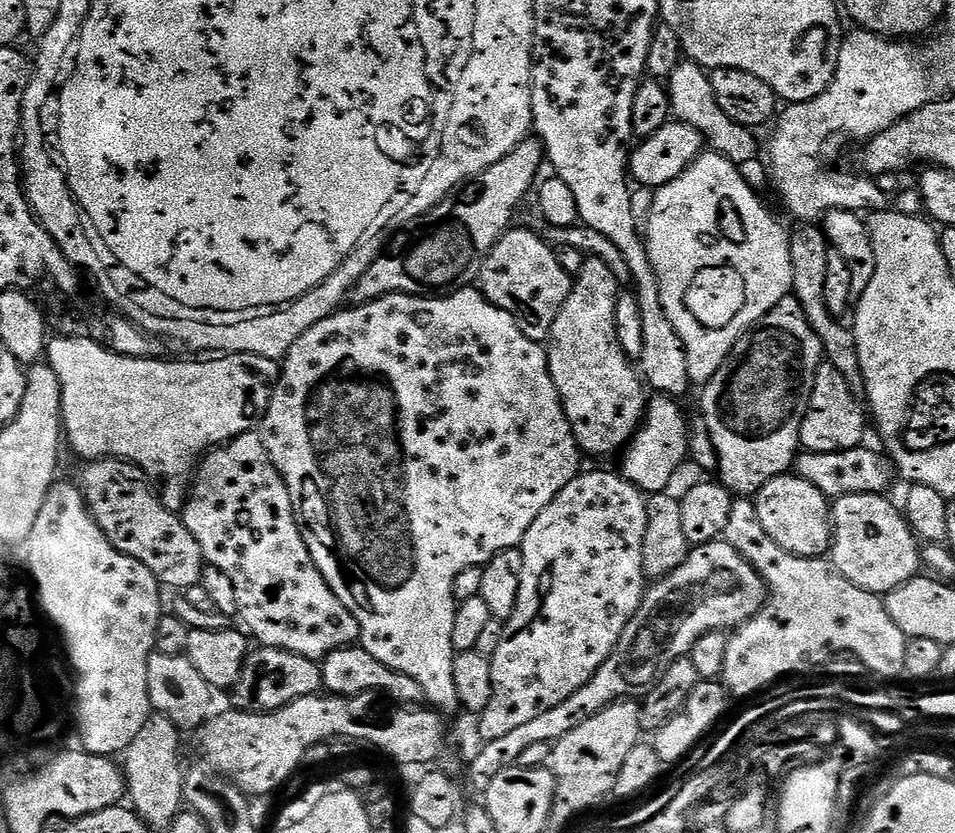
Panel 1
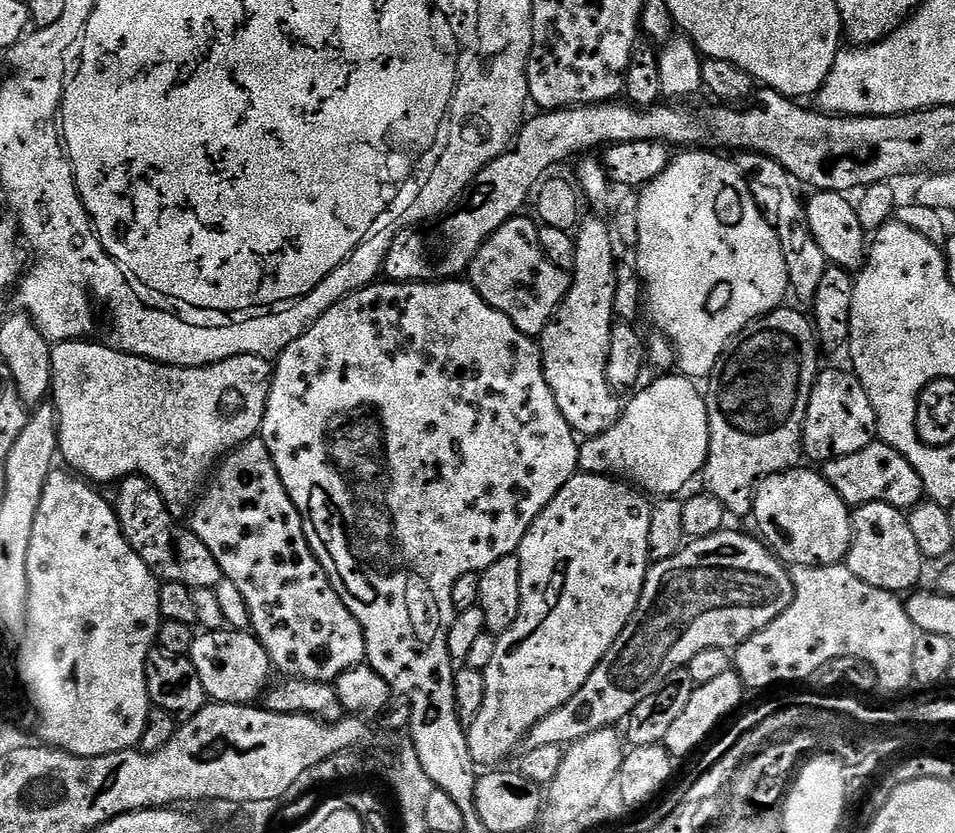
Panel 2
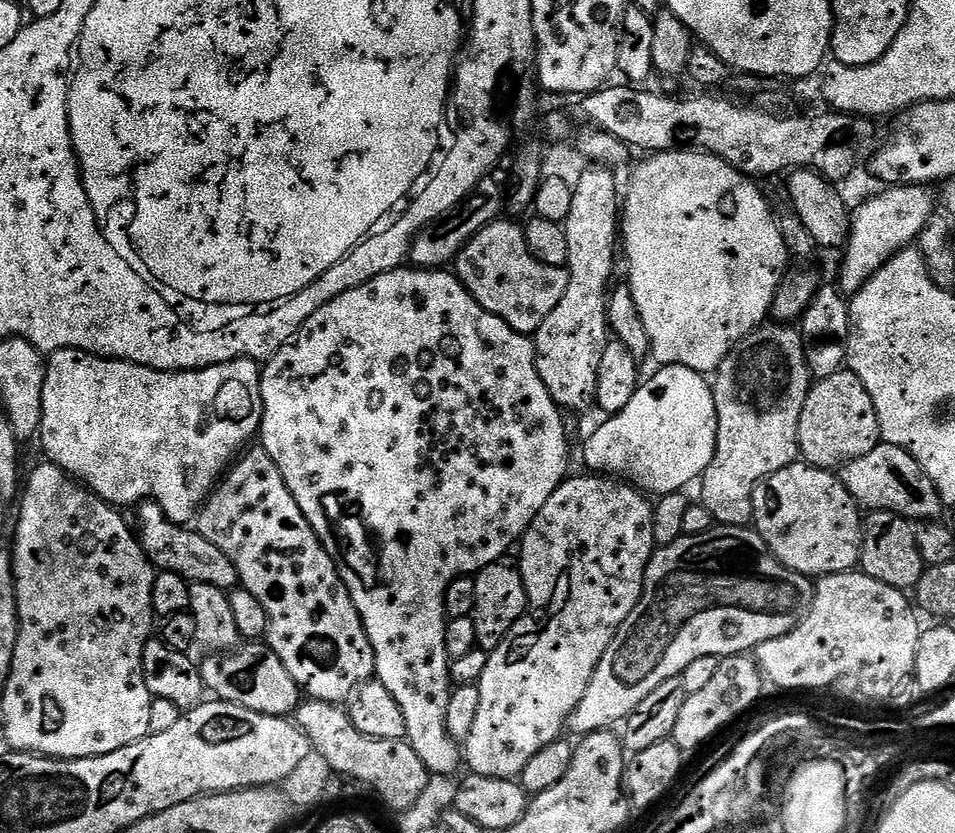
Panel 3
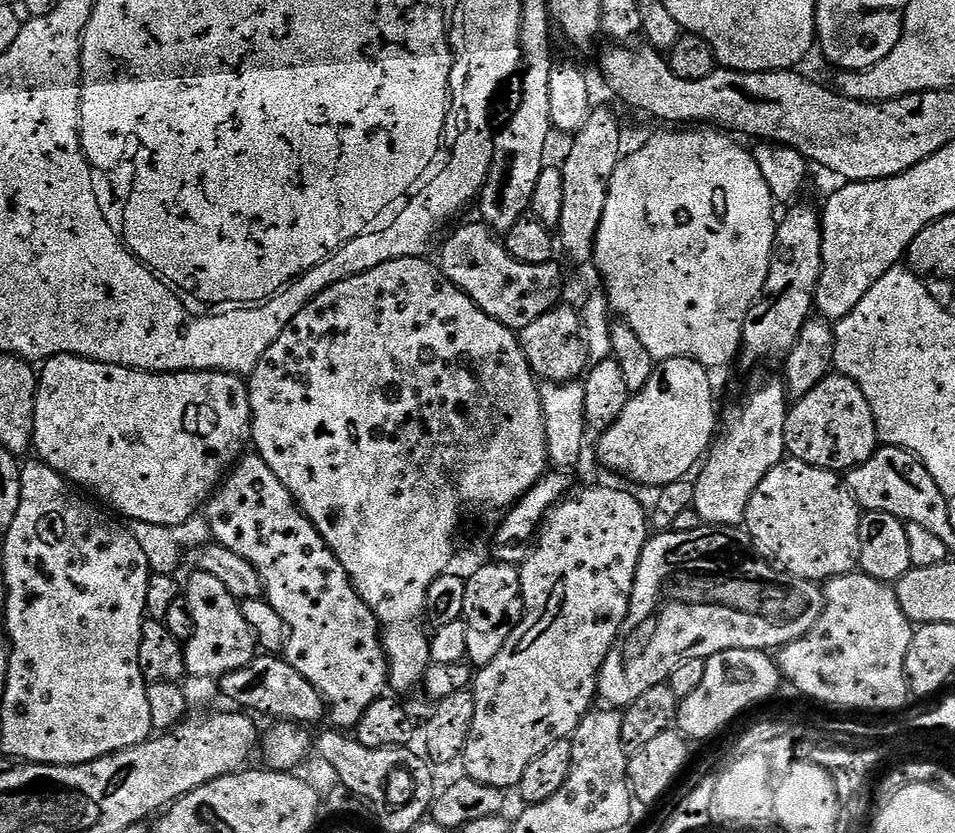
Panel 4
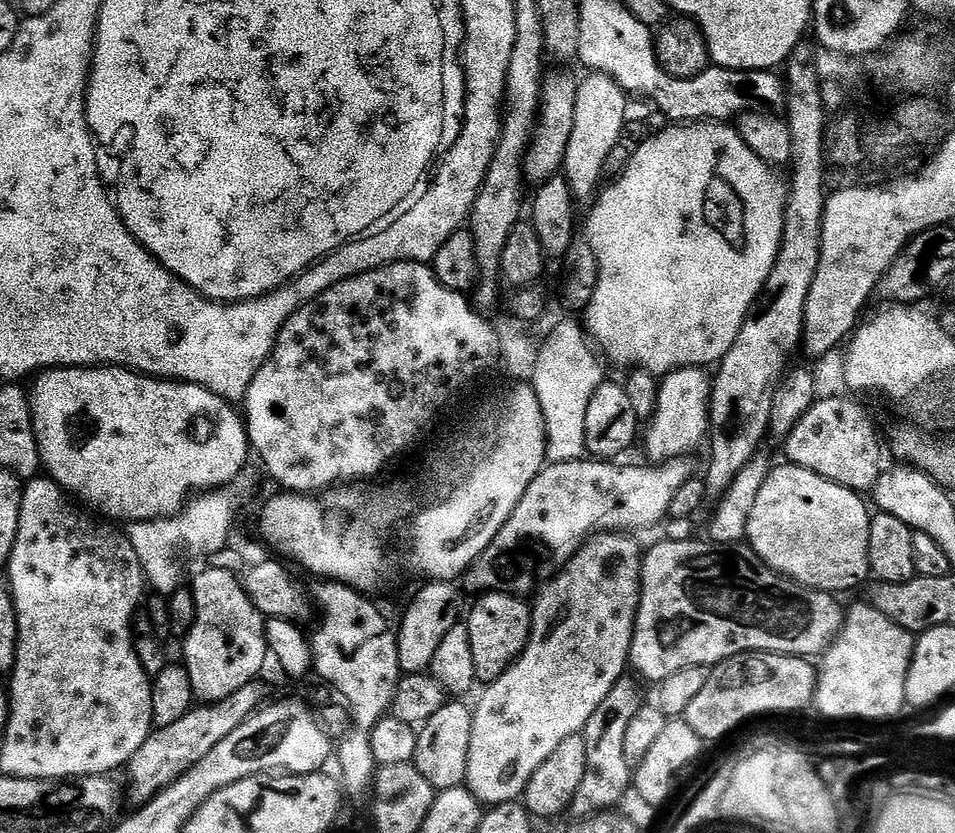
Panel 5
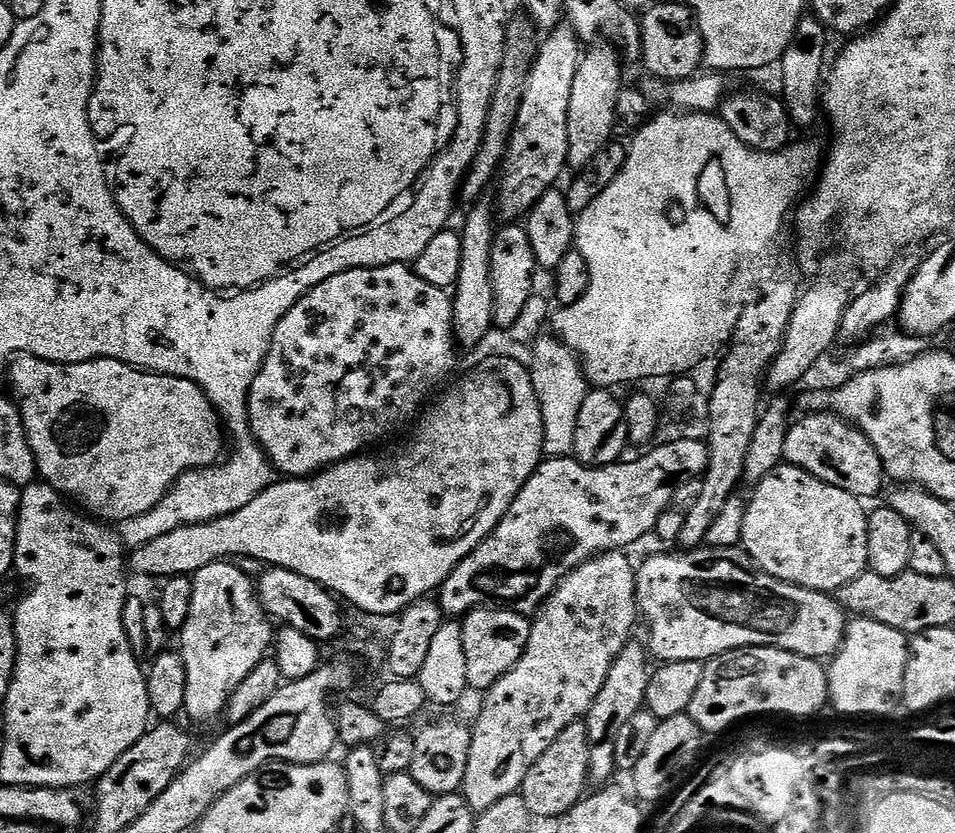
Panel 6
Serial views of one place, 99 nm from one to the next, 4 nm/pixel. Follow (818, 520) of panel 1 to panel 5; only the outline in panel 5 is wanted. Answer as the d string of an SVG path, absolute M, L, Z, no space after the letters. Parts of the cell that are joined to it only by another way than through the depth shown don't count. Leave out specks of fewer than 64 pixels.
M781 464L781 468L773 467L769 471L754 501L754 508L749 512L747 543L755 550L756 556L762 558L765 566L801 584L803 588L841 594L858 587L870 576L868 546L872 516L868 512L865 497L796 464Z

